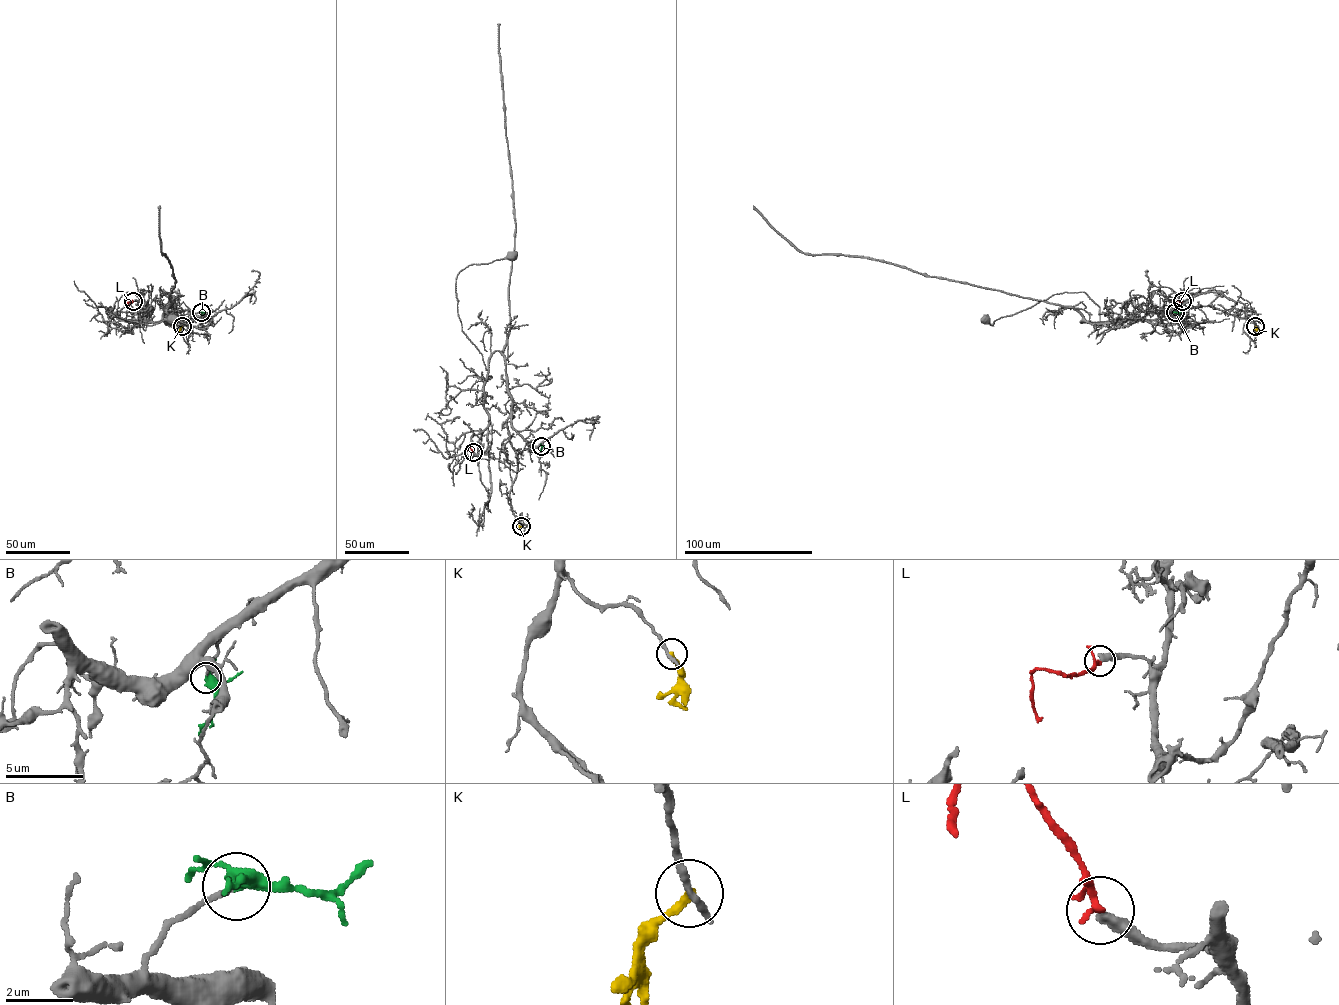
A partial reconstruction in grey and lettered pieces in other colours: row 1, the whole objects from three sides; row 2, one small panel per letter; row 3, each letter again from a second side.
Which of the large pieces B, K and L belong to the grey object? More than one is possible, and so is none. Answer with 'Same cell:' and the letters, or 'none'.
Same cell: B, L

